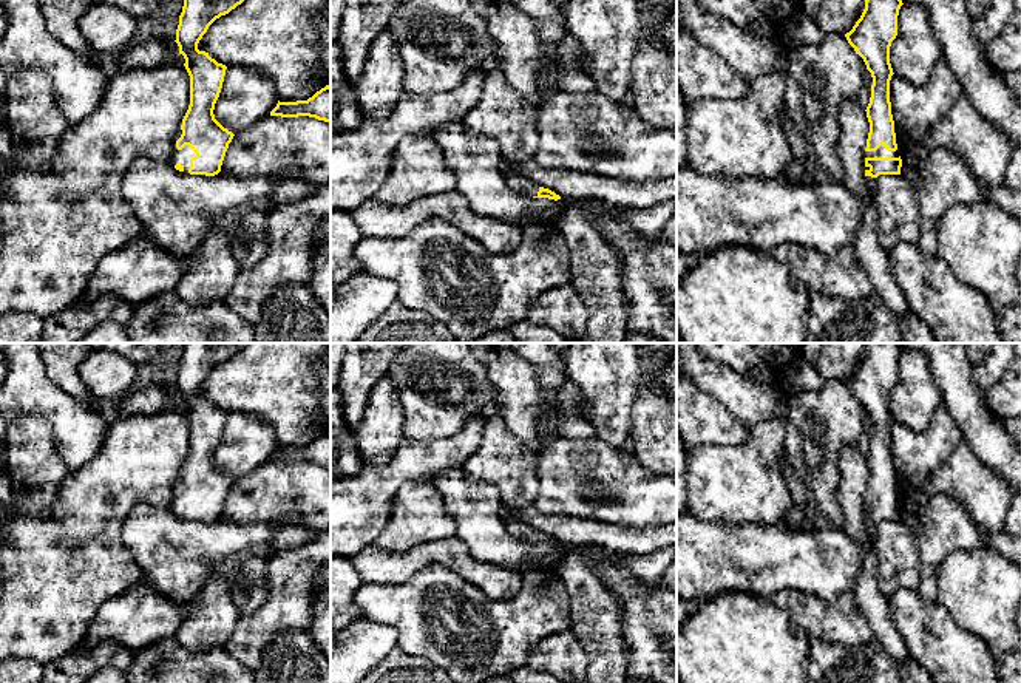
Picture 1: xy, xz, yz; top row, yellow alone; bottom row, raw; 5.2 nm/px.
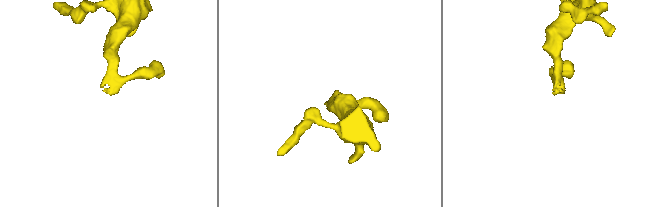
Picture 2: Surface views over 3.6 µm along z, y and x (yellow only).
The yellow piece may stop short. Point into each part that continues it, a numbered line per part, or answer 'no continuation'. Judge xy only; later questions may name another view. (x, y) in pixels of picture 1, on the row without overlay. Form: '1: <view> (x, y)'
1: xy (183, 502)

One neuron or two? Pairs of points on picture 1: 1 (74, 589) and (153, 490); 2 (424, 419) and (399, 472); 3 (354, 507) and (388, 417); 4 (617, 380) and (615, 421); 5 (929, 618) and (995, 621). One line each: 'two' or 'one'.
1: one
2: two
3: two
4: one
5: two

